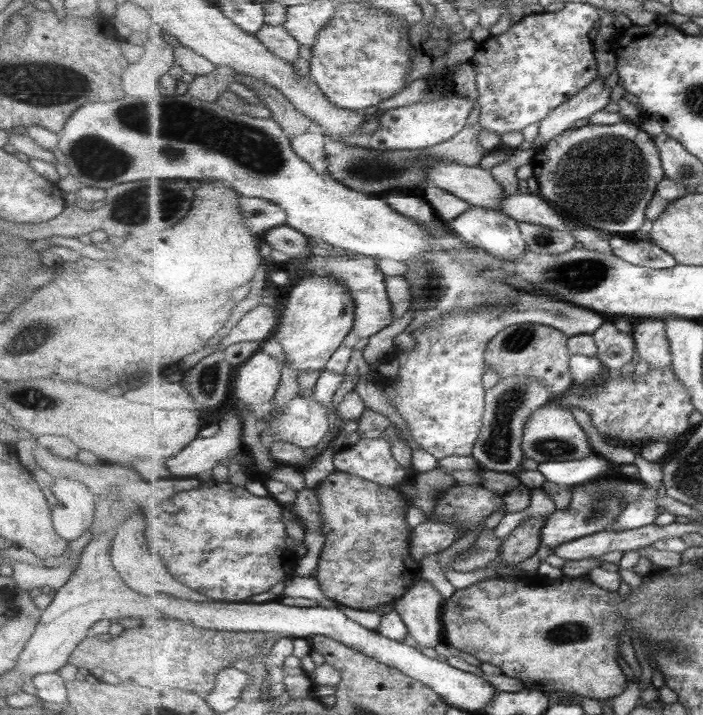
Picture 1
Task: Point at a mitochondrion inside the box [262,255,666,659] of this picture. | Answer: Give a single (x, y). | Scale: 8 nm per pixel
(497, 443)

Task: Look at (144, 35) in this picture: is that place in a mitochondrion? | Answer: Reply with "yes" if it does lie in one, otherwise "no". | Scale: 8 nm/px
no

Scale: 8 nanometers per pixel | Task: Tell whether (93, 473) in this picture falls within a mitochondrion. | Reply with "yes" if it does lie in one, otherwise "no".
no

